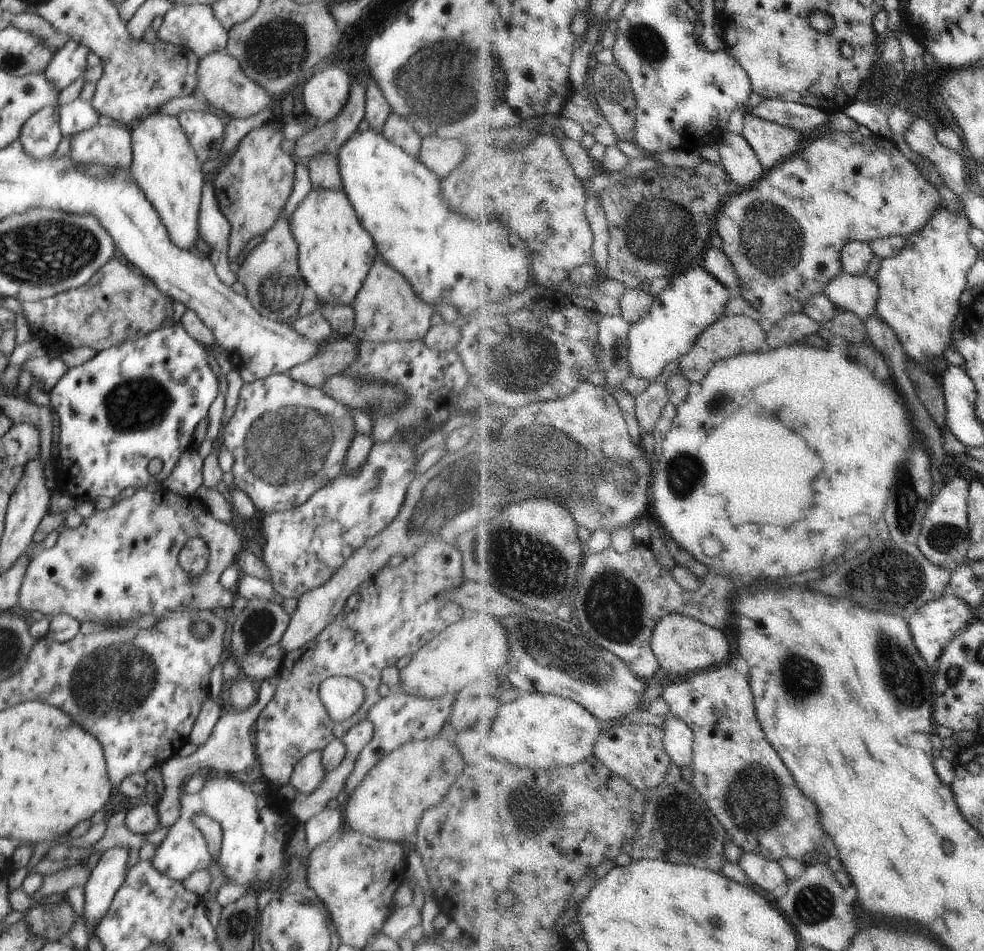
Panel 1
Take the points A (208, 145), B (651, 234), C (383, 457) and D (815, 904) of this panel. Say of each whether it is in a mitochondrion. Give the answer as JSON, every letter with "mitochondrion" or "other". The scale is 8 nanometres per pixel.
{"A":"mitochondrion","B":"mitochondrion","C":"other","D":"mitochondrion"}

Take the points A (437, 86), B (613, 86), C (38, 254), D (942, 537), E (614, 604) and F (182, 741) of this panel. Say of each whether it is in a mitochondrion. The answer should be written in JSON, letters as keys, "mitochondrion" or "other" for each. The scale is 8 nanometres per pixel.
{"A":"mitochondrion","B":"mitochondrion","C":"mitochondrion","D":"mitochondrion","E":"mitochondrion","F":"other"}

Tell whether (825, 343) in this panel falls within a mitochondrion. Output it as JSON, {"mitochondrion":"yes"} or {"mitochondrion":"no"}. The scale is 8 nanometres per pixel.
{"mitochondrion":"no"}

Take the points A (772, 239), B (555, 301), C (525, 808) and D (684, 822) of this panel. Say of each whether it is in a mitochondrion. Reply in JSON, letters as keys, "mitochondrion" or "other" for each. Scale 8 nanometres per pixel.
{"A":"mitochondrion","B":"other","C":"mitochondrion","D":"mitochondrion"}

